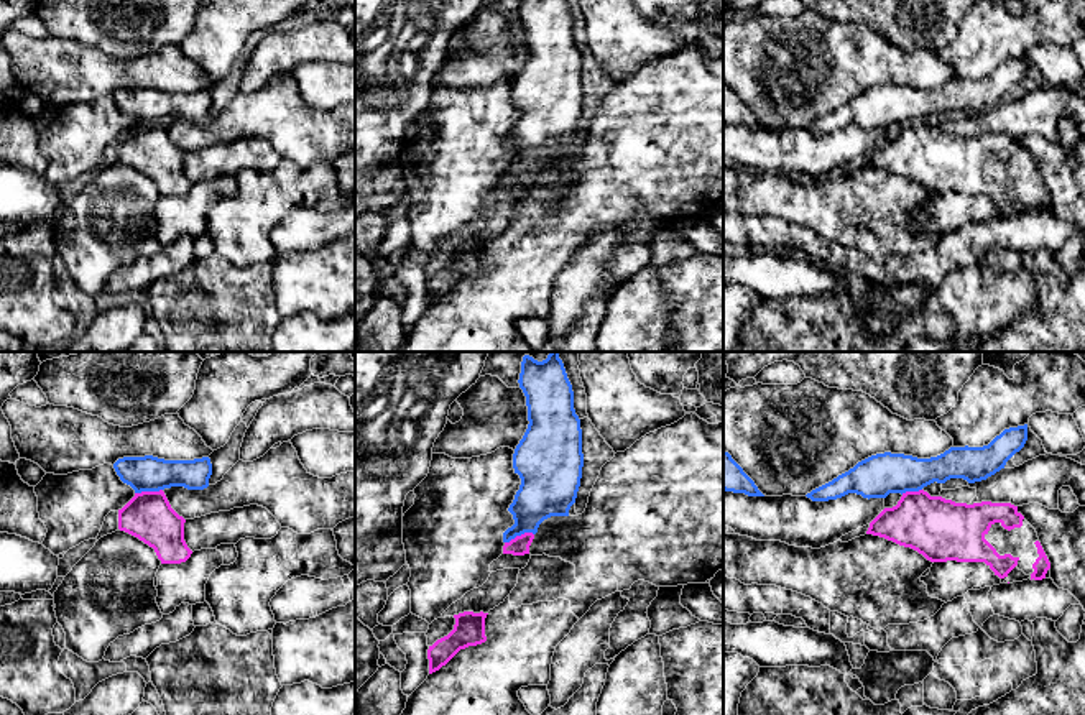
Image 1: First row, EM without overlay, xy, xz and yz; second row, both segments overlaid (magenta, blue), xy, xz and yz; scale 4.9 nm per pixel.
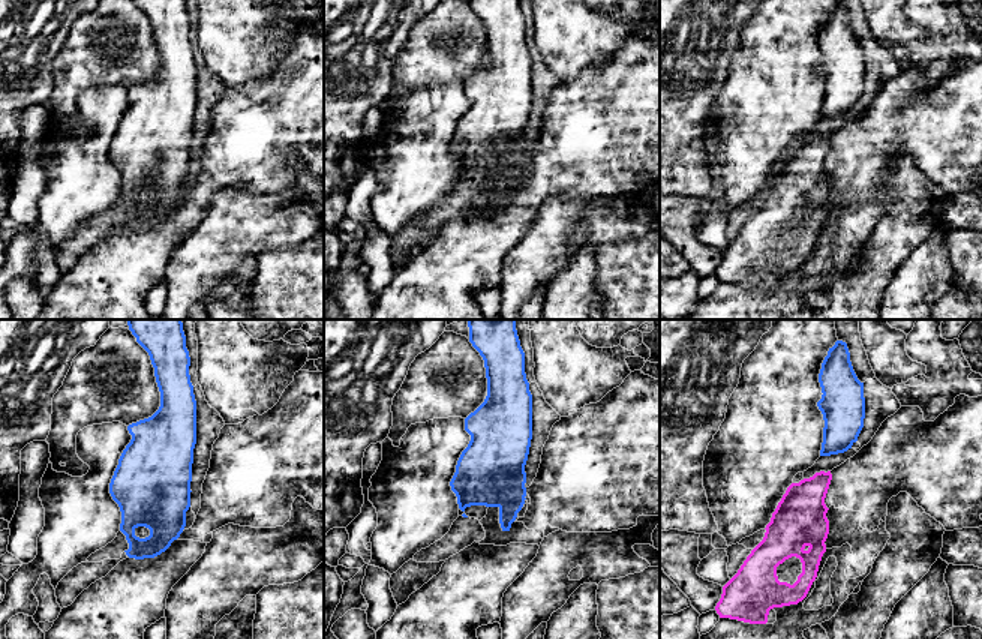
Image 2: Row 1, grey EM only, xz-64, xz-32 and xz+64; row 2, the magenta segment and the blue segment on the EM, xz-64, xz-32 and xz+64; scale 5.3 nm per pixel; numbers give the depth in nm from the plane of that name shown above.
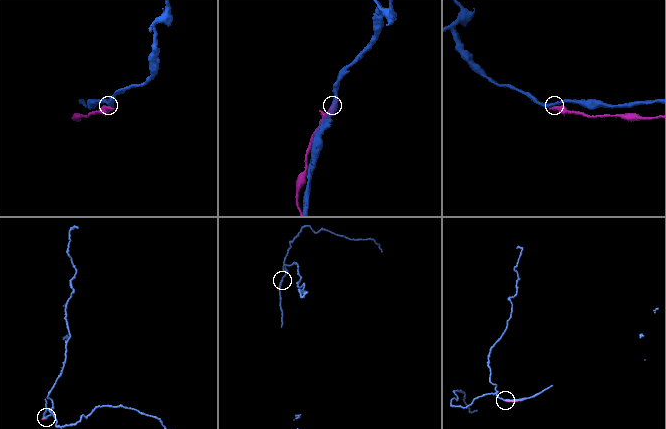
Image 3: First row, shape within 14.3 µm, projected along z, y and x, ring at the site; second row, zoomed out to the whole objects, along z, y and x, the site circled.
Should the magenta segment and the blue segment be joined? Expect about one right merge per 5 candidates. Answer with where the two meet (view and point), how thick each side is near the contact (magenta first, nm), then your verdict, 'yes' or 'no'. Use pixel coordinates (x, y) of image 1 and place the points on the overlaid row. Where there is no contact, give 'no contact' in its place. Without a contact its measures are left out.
xz (518, 536) | 90/240 nm | no

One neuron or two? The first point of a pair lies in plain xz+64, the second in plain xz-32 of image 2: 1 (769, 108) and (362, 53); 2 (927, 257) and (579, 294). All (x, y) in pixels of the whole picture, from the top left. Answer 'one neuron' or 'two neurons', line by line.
1: two neurons
2: one neuron

